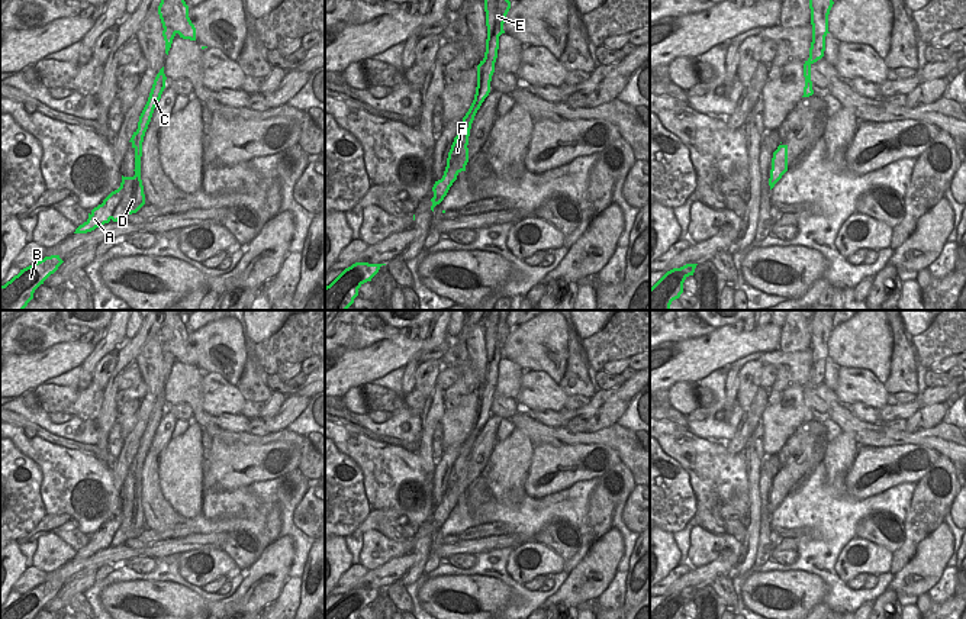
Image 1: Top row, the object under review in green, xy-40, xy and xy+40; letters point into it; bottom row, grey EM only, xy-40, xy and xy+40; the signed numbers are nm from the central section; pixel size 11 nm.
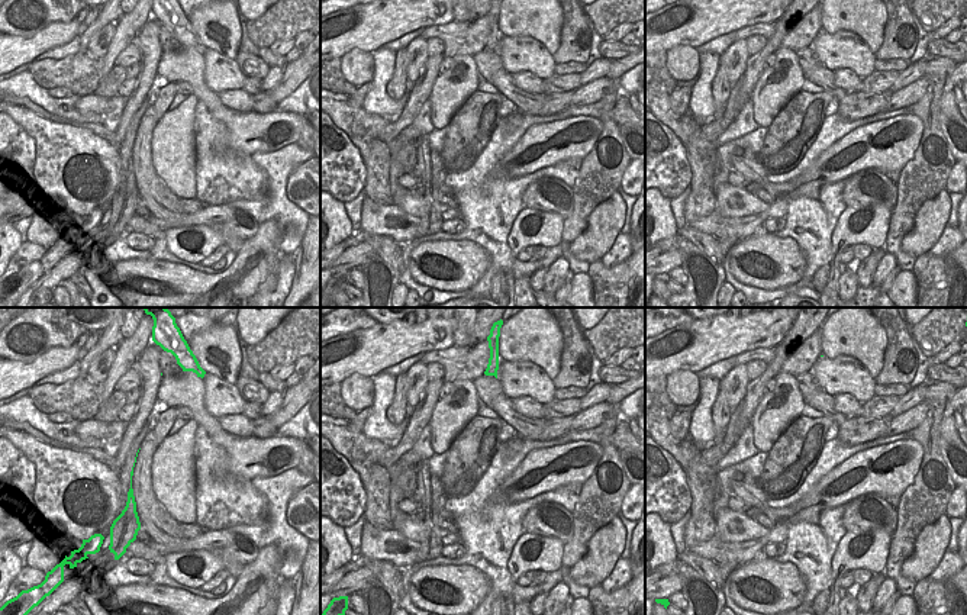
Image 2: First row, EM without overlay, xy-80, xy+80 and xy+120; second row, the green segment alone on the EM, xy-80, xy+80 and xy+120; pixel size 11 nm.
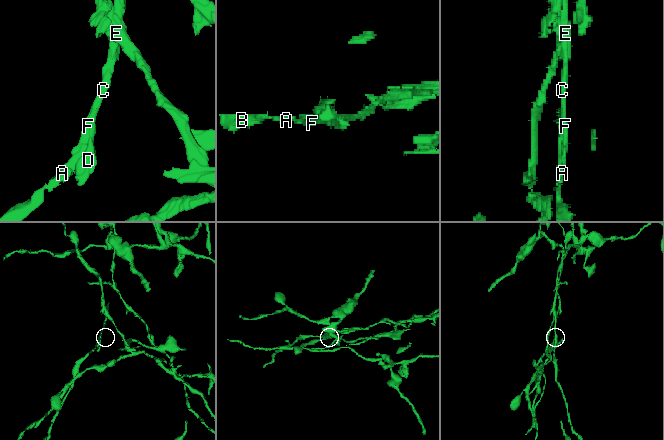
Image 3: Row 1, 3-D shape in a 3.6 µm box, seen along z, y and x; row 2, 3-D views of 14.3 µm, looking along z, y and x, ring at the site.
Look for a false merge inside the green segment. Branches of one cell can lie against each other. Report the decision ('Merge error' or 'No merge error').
Merge error.

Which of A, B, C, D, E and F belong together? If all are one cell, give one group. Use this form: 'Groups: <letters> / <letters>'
Groups: A B C D F / E.

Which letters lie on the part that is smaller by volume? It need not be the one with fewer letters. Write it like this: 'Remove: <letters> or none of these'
Remove: A, B, C, D, F

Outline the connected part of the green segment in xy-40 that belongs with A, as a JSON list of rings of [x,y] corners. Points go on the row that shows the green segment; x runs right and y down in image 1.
[[[162,67],[154,80],[148,101],[139,116],[138,129],[133,132],[129,141],[135,149],[135,175],[122,175],[120,187],[112,191],[102,204],[94,207],[88,213],[88,219],[80,225],[74,233],[87,233],[99,226],[103,226],[104,223],[109,223],[110,220],[122,220],[128,215],[136,213],[145,204],[144,186],[141,180],[142,142],[154,109],[165,88],[165,80],[167,77]]]

